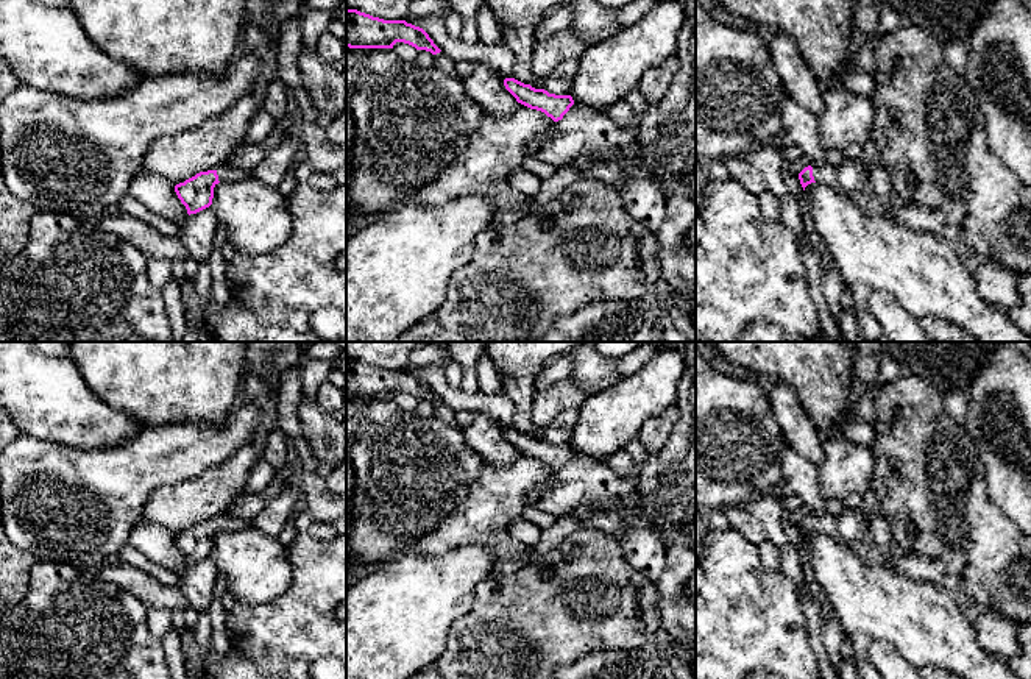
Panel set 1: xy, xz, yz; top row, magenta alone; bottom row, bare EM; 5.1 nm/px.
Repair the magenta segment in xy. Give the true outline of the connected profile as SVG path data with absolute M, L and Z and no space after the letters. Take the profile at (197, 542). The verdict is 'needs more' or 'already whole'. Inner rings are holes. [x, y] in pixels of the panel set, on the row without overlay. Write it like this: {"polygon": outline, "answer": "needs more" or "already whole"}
{"polygon": "M226 514L215 520L200 521L195 526L175 535L175 542L186 556L187 563L197 563L212 554L214 537L218 532L240 531L254 526L253 521L229 517Z", "answer": "needs more"}

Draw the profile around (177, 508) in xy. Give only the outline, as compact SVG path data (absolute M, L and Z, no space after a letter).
M245 443L221 464L200 476L156 489L148 498L142 518L176 535L200 521L215 520L243 490L264 446Z

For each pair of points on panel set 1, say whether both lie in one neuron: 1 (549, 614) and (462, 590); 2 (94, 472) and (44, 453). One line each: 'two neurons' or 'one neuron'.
1: two neurons
2: one neuron

